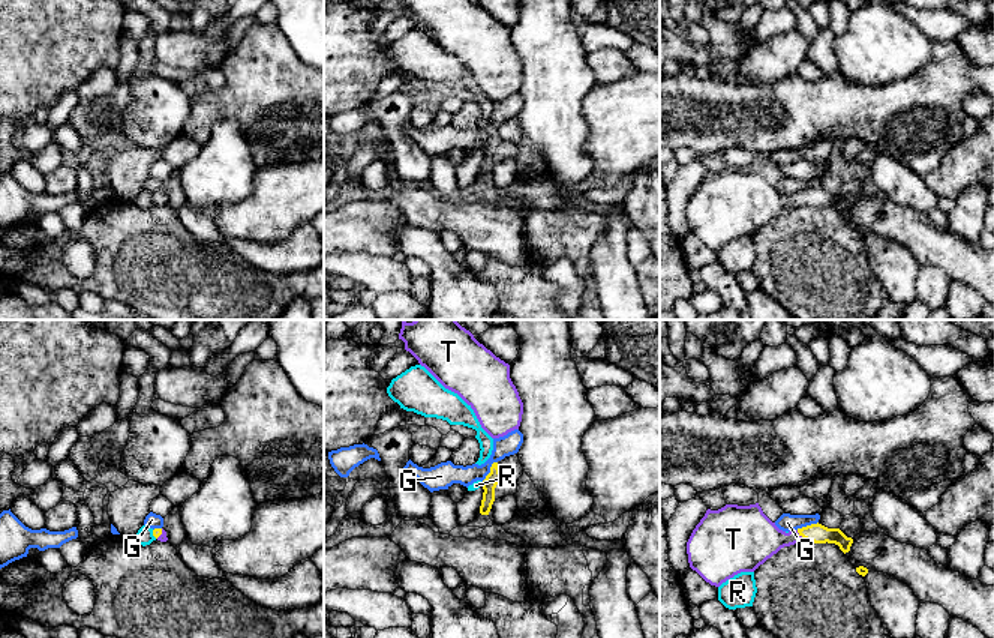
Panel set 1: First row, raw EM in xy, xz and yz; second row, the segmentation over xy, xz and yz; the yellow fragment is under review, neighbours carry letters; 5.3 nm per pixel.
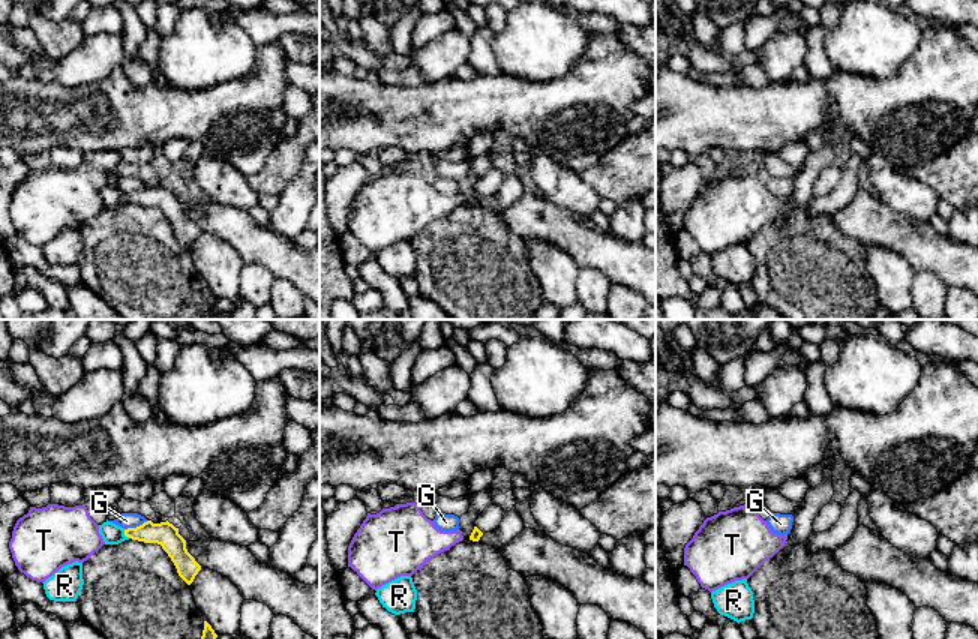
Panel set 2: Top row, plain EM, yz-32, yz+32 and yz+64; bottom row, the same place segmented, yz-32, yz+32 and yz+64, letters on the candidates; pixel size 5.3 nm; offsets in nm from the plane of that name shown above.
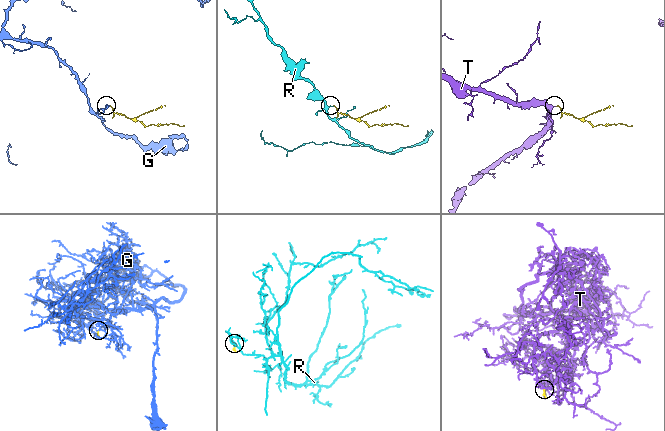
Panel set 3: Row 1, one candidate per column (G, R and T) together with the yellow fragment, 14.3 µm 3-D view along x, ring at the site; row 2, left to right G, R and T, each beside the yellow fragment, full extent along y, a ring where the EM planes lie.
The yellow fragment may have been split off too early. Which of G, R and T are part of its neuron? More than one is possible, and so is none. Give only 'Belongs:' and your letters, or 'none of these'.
Belongs: T

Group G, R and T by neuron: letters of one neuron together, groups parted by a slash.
G / R / T

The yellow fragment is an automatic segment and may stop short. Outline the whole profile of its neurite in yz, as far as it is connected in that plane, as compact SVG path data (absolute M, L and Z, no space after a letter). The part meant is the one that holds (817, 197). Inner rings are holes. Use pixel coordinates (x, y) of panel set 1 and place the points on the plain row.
M759 167L708 173L687 206L688 227L706 246L720 251L741 236L754 236L781 212L807 203L835 207L846 218L853 207L840 192L811 188L793 195L780 194Z

